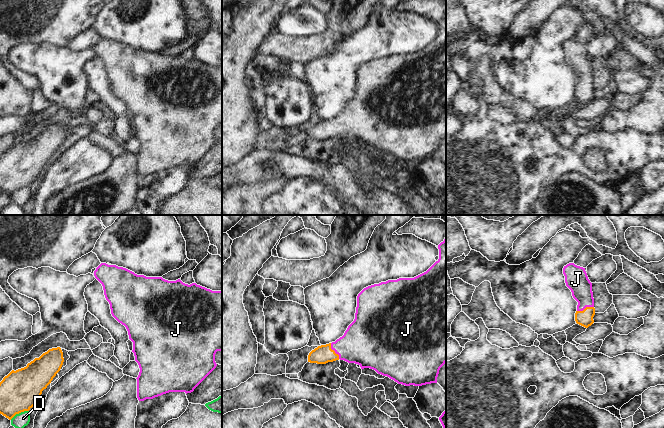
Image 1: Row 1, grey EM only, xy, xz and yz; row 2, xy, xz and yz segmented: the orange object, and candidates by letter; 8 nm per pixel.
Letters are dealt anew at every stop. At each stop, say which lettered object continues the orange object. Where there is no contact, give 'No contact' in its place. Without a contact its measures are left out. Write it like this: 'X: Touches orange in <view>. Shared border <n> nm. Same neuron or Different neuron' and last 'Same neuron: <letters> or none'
D: Touches orange in xy. Shared border 170 nm. Different neuron
J: Touches orange in xz. Shared border 150 nm. Same neuron
Same neuron: J

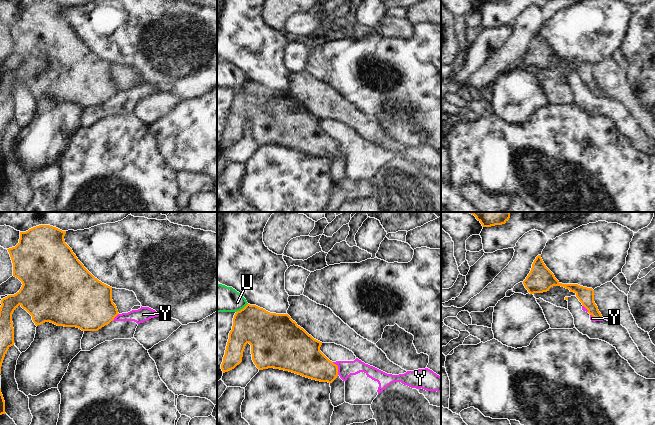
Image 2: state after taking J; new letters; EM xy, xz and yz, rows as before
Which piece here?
U: Touches orange in xz. Shared border 120 nm. Different neuron
Y: Touches orange in xz. Shared border 120 nm. Different neuron
Same neuron: none

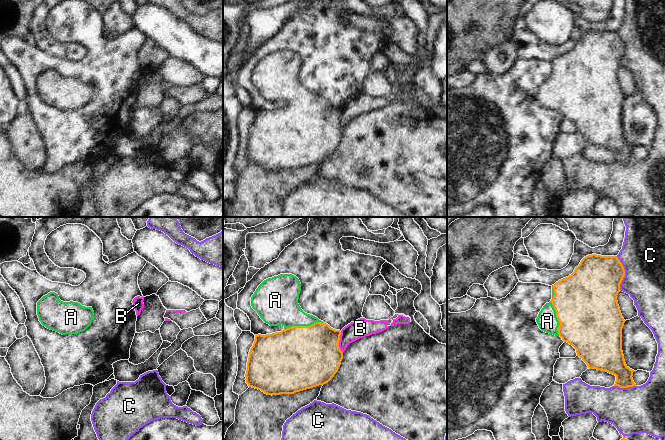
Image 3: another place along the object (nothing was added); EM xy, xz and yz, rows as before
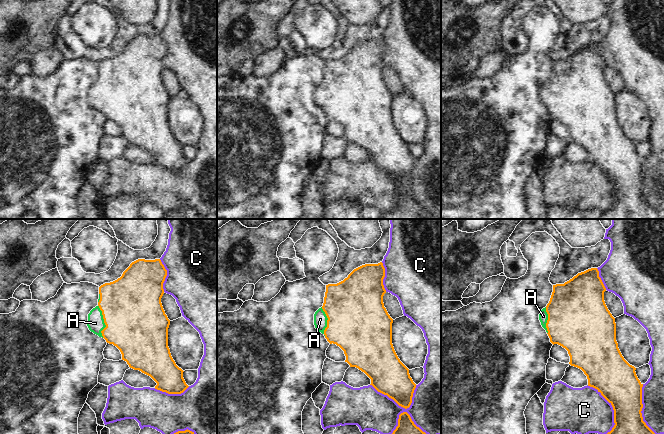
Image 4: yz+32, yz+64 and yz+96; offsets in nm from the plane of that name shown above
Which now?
A: Touches orange in xz. Shared border 320 nm. Same neuron
B: Touches orange in xz. Shared border 180 nm. Different neuron
C: Touches orange in yz. Shared border 280 nm. Different neuron
Same neuron: A

